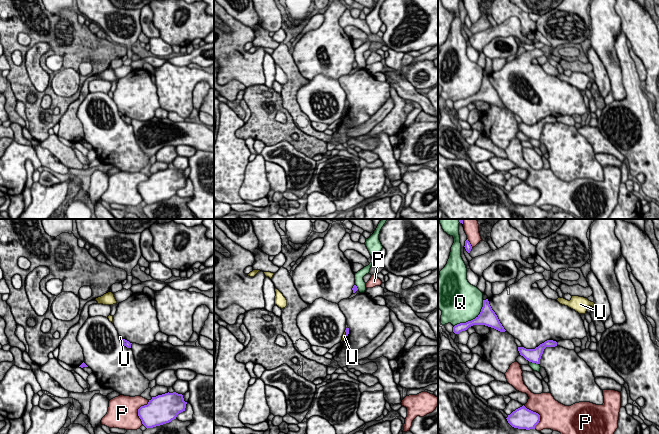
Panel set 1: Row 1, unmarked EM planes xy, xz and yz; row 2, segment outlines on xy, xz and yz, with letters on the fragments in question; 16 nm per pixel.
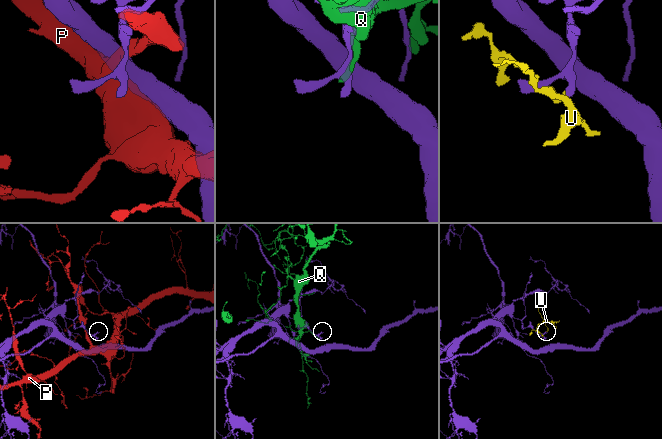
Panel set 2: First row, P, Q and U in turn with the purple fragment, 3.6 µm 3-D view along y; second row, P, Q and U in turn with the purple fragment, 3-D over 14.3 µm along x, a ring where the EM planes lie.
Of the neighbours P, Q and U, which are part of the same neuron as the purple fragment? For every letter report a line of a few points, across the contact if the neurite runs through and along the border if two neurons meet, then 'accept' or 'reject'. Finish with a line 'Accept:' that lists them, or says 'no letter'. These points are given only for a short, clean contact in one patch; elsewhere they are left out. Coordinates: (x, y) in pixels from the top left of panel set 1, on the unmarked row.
P: reject
Q: reject
U: xz (345, 107), (346, 112) | reject
Accept: no letter

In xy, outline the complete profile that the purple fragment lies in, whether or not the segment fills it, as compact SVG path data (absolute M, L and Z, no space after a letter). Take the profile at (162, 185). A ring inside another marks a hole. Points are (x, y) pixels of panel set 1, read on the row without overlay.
M168 168L152 173L147 181L138 185L138 192L147 205L153 204L176 195L179 189L185 187L186 180L182 170Z

